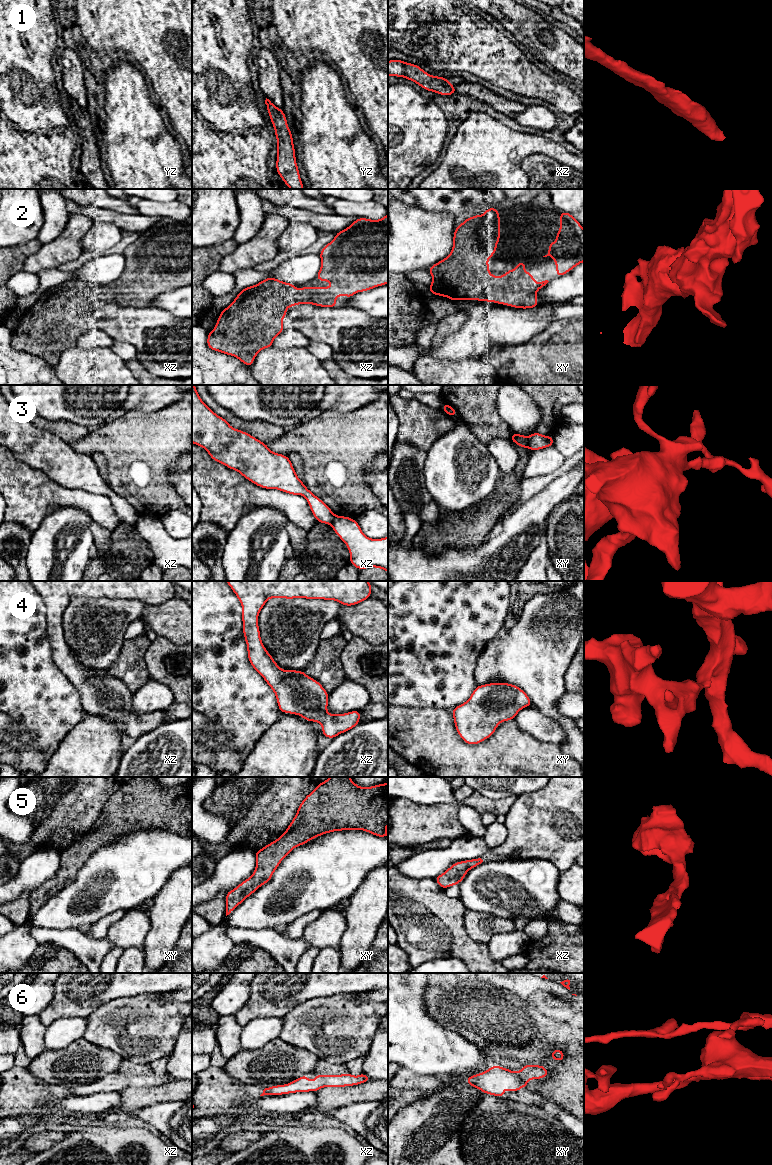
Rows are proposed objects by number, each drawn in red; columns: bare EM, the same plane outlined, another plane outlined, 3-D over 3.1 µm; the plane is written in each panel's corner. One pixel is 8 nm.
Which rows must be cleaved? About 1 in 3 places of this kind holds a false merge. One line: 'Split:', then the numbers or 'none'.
Split: 3

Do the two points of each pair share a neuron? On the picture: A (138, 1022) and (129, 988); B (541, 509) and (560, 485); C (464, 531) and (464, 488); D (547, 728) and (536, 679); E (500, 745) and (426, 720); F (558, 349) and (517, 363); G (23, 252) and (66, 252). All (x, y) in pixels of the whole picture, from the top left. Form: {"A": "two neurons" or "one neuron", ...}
{"A": "two neurons", "B": "one neuron", "C": "two neurons", "D": "two neurons", "E": "one neuron", "F": "one neuron", "G": "two neurons"}

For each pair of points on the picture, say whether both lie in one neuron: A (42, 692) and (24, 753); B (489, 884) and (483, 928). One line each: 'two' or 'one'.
A: two
B: two

